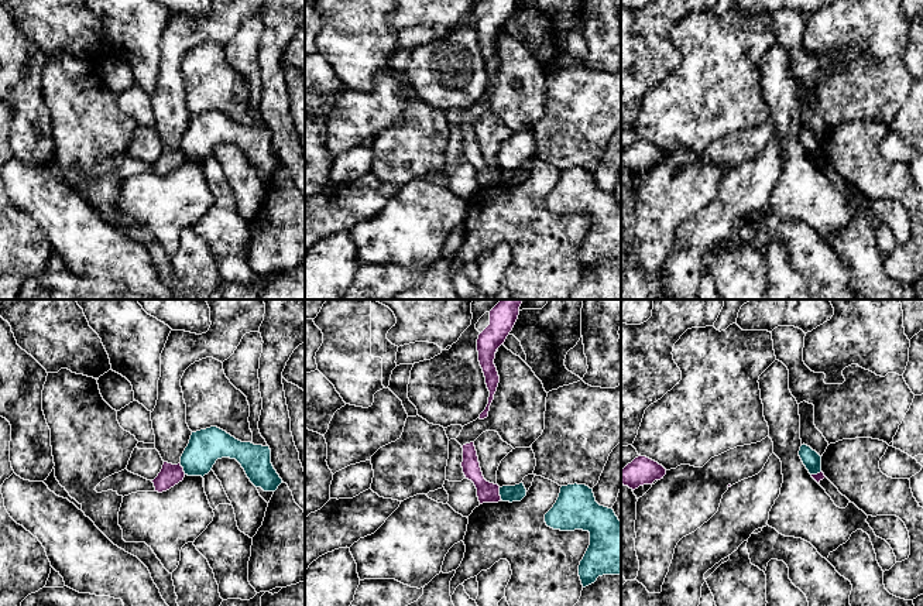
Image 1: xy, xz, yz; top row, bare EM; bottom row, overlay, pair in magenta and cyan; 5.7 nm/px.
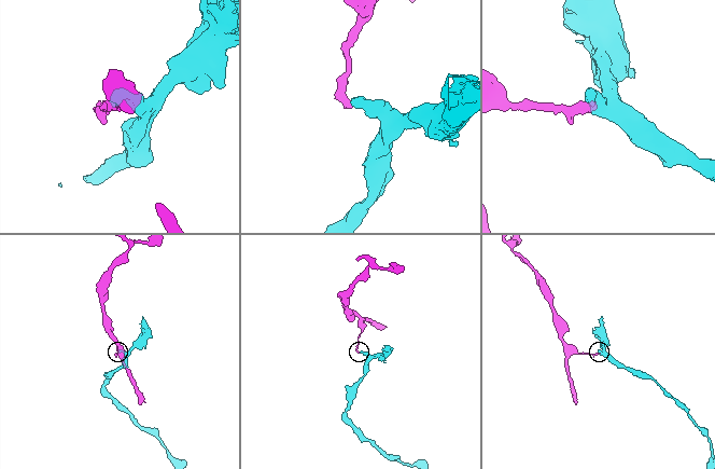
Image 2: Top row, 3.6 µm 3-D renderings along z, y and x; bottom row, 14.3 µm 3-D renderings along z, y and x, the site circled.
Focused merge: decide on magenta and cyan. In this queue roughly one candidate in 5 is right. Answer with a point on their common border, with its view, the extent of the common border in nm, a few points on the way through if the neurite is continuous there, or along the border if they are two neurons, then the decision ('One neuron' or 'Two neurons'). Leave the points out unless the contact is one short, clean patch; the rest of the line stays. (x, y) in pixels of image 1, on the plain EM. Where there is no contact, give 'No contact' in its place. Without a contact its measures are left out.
Touches magenta at xz (498, 177). Shared border 70 nm. Boundary: xz (498, 171), (501, 182). Two neurons

